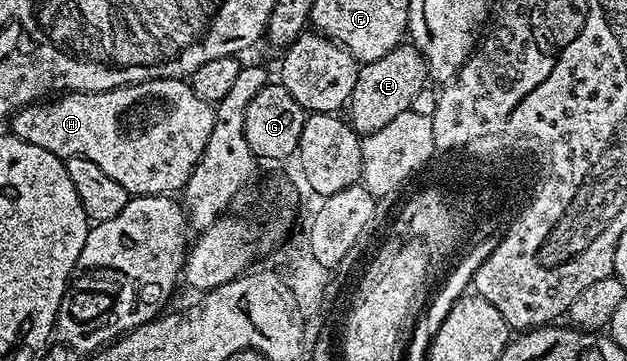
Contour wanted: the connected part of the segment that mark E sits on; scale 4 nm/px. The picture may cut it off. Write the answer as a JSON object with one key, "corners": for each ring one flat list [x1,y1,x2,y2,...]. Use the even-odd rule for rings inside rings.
{"corners":[[401,45,390,49,390,53,386,53,386,57,378,57,378,61,370,61,361,66,358,81,354,81,354,93,348,98,346,108,348,123,351,124,358,136,372,135,378,129,382,129,382,125,388,125,390,121,394,121,394,117,398,117,398,113,409,110,415,104,412,102,419,97,424,82,429,82,429,79,428,63,417,47]]}

